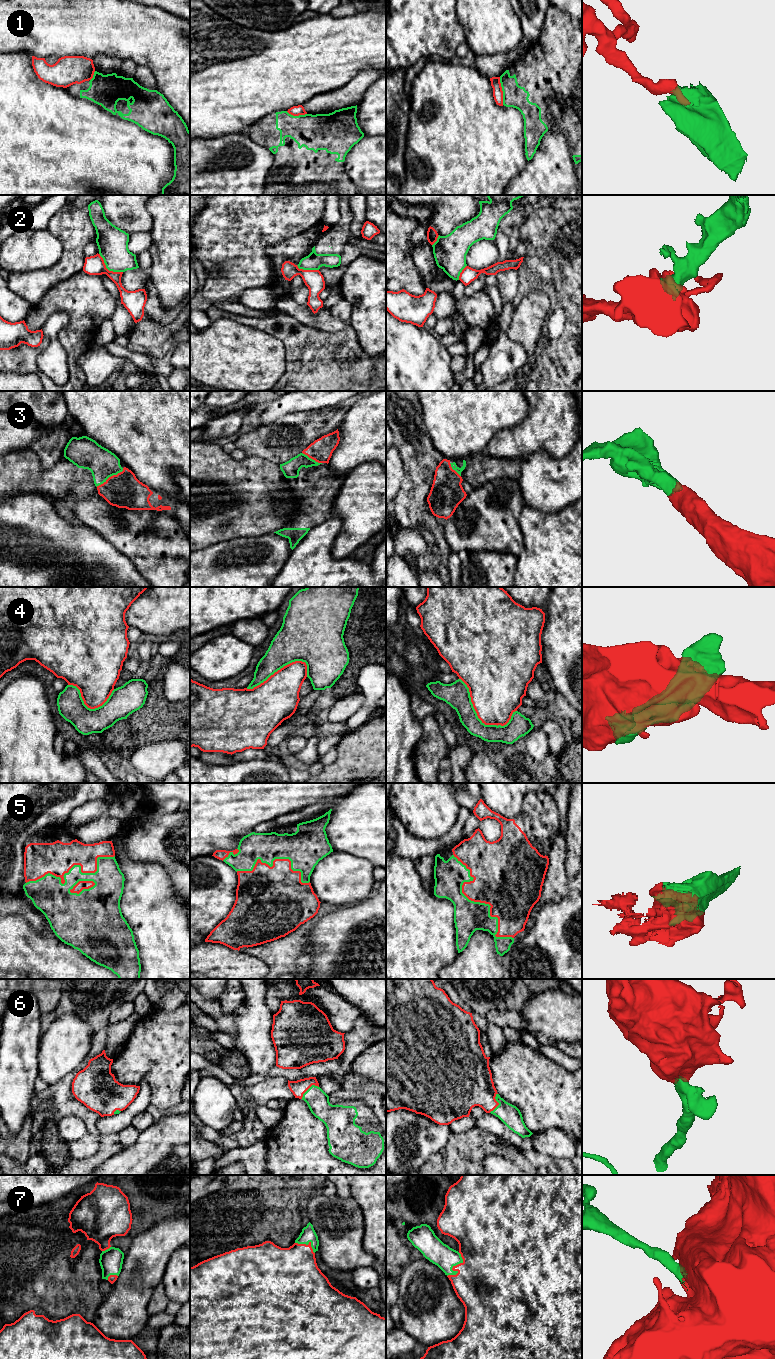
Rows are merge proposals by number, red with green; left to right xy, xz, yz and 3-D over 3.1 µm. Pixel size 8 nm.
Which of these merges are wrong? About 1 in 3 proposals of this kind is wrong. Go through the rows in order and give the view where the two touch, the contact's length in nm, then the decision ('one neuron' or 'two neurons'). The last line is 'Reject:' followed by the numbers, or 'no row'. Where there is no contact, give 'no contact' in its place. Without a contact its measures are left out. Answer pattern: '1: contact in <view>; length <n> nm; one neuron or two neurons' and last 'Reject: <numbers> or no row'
1: contact in yz; length 220 nm; two neurons
2: contact in xy; length 240 nm; two neurons
3: contact in xy; length 260 nm; one neuron
4: contact in yz; length 550 nm; two neurons
5: contact in yz; length 850 nm; one neuron
6: contact in yz; length 170 nm; one neuron
7: contact in yz; length 220 nm; one neuron
Reject: 1, 2, 4

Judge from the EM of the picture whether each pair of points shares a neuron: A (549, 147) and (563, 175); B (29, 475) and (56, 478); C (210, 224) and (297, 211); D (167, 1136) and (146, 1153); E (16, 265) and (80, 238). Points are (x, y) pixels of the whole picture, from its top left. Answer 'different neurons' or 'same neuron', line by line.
A: same neuron
B: same neuron
C: same neuron
D: same neuron
E: different neurons

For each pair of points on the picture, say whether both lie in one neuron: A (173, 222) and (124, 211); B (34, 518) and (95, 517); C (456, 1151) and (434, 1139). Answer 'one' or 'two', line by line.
A: two
B: two
C: two

